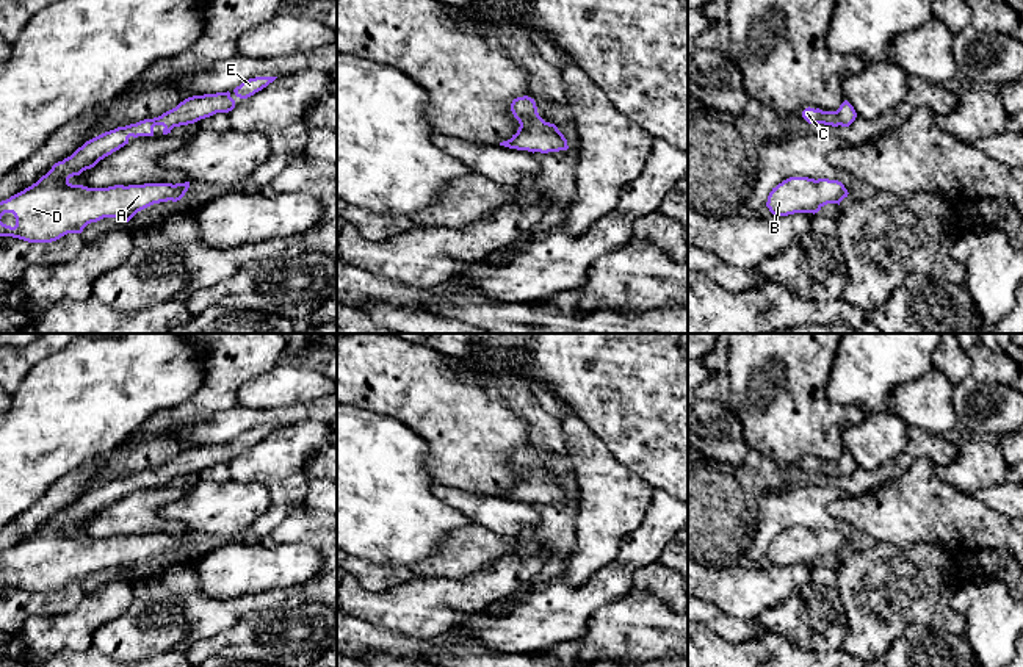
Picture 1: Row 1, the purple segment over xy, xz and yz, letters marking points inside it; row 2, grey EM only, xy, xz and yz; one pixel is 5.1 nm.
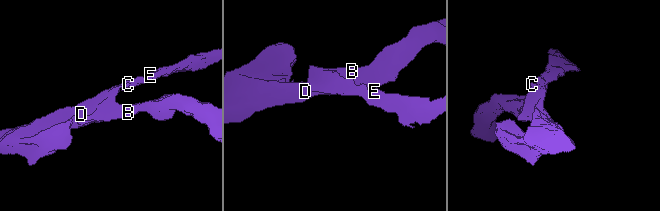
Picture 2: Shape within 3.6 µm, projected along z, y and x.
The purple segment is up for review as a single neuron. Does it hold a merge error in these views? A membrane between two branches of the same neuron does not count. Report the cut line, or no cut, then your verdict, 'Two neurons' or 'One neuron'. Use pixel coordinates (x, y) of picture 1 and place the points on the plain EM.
No split. One neuron

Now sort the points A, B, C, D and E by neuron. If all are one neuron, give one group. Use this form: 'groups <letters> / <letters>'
groups A B C D E

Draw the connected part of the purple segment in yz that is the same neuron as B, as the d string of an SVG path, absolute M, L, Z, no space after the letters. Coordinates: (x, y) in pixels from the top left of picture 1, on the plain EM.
M790 528L772 539L766 557L777 567L794 564L815 565L827 554L840 556L848 545L848 540L838 531Z

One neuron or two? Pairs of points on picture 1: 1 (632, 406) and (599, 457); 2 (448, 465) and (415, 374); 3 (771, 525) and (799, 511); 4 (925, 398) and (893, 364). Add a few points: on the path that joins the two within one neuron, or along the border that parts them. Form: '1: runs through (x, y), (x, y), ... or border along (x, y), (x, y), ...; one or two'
1: border along (580, 418), (625, 467); two
2: runs through (448, 443), (448, 409), (436, 396); one
3: runs through (777, 519), (785, 511), (793, 511); one
4: border along (932, 368), (893, 390), (890, 412); two

